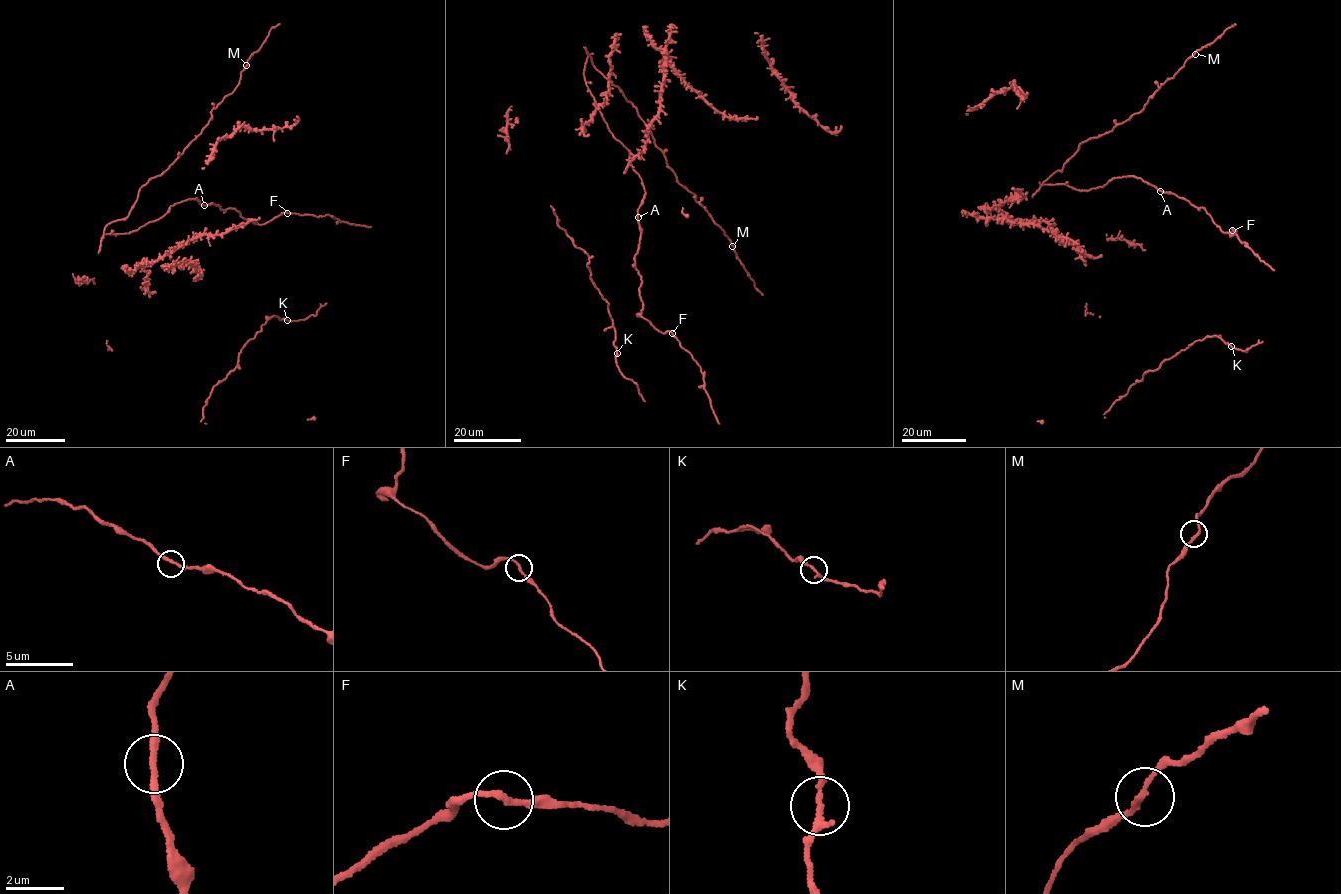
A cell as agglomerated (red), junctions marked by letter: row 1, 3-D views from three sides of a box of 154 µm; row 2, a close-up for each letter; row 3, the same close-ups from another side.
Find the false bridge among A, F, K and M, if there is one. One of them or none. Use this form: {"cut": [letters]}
{"cut": []}

